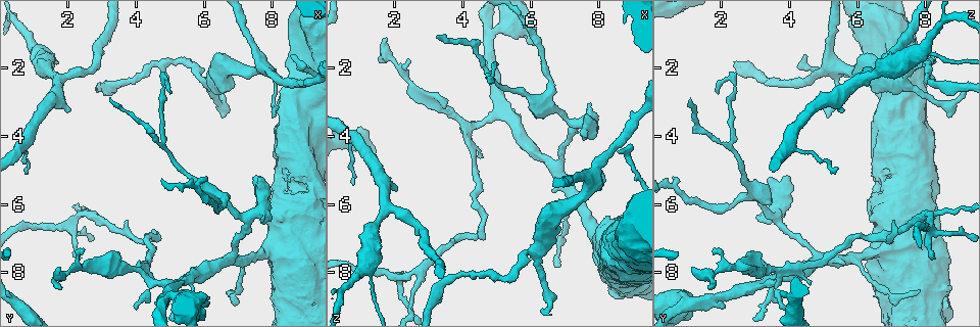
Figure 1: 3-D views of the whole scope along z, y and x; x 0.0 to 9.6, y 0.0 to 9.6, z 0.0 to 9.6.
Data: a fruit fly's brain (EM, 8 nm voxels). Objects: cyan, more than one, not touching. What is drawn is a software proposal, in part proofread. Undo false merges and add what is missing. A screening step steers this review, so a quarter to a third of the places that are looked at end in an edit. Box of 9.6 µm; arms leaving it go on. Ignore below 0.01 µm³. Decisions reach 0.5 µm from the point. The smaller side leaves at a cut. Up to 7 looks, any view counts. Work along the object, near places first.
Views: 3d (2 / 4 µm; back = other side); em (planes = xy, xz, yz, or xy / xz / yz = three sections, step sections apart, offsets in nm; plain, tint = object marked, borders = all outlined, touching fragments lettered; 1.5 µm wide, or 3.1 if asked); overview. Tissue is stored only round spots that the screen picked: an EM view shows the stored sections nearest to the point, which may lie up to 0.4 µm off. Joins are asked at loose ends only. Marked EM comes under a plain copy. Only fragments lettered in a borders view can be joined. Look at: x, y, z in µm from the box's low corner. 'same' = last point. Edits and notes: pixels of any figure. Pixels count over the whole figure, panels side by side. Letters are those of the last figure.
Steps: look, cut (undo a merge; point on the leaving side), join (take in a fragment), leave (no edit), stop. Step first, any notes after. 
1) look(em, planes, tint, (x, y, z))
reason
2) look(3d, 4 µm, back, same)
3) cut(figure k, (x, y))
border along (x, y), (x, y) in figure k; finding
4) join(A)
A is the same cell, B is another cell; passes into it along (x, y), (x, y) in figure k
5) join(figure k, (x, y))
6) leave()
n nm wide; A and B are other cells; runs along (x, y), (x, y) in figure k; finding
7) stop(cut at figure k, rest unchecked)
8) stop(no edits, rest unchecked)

look(3d, 4 µm, back, (3.25, 7.90, 3.10))
branch point

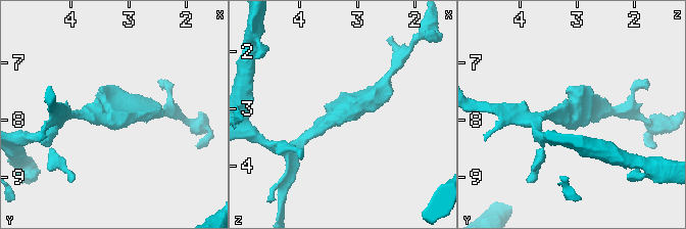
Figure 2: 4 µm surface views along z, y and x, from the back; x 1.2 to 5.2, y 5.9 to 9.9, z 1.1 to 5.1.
look(em, planes, borders, (3.30, 7.95, 3.10))
need the tissue

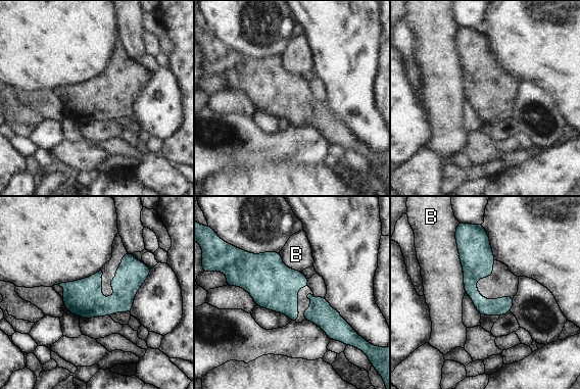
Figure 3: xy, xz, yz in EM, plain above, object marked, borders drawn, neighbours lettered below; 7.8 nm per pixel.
leave()
140 nm wide; B is another cell; border along (454, 233), (466, 292) in figure 3; continuous, no second neuron

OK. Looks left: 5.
look(em, planes, borders, (0.65, 4.30, 4.05))
sharp bend

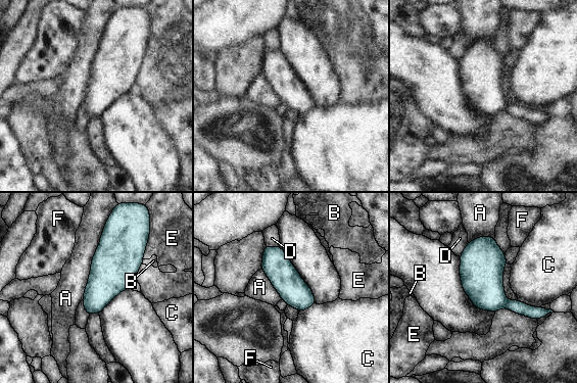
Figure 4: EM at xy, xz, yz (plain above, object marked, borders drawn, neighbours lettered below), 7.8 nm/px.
leave()
A, B, C, D, E and F are other cells; border along (107, 221), (92, 257), (82, 299) in figure 4; continuous, no second neuron

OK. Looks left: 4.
look(em, yz, step 4, tint, (5.45, 8.20, 3.50))
four arms meet

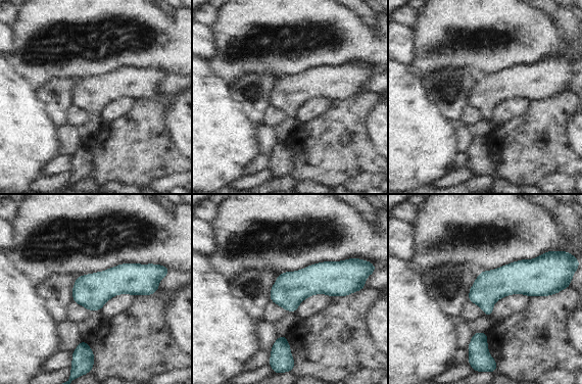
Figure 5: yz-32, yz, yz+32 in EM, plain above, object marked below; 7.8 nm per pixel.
look(em, planes, borders, same)

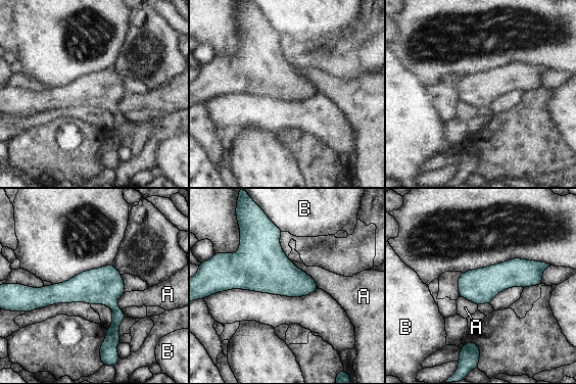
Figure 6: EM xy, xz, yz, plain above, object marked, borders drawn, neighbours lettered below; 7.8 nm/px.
leave()
A and B are other cells; runs along (31, 293), (100, 293), (115, 309), (116, 337) in figure 6; continuous, no second neuron

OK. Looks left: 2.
stop(no edits, rest unchecked)

